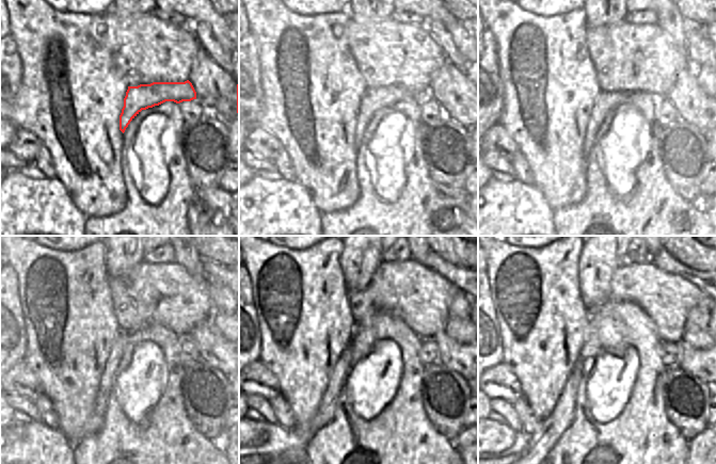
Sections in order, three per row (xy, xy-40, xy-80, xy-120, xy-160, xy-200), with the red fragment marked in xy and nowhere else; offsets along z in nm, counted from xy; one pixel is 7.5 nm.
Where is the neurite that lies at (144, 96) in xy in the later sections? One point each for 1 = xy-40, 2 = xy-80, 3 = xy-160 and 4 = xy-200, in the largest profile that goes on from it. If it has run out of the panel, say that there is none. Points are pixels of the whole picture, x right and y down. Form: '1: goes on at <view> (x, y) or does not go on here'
1: goes on at xy-40 (374, 99)
2: goes on at xy-80 (605, 101)
3: goes on at xy-160 (325, 412)
4: goes on at xy-200 (540, 443)

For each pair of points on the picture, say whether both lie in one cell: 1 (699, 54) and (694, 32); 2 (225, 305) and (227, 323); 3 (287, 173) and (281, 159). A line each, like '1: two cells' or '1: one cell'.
1: one cell
2: two cells
3: one cell

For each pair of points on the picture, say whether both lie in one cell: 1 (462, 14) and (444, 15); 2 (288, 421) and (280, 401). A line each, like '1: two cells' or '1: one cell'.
1: two cells
2: one cell

